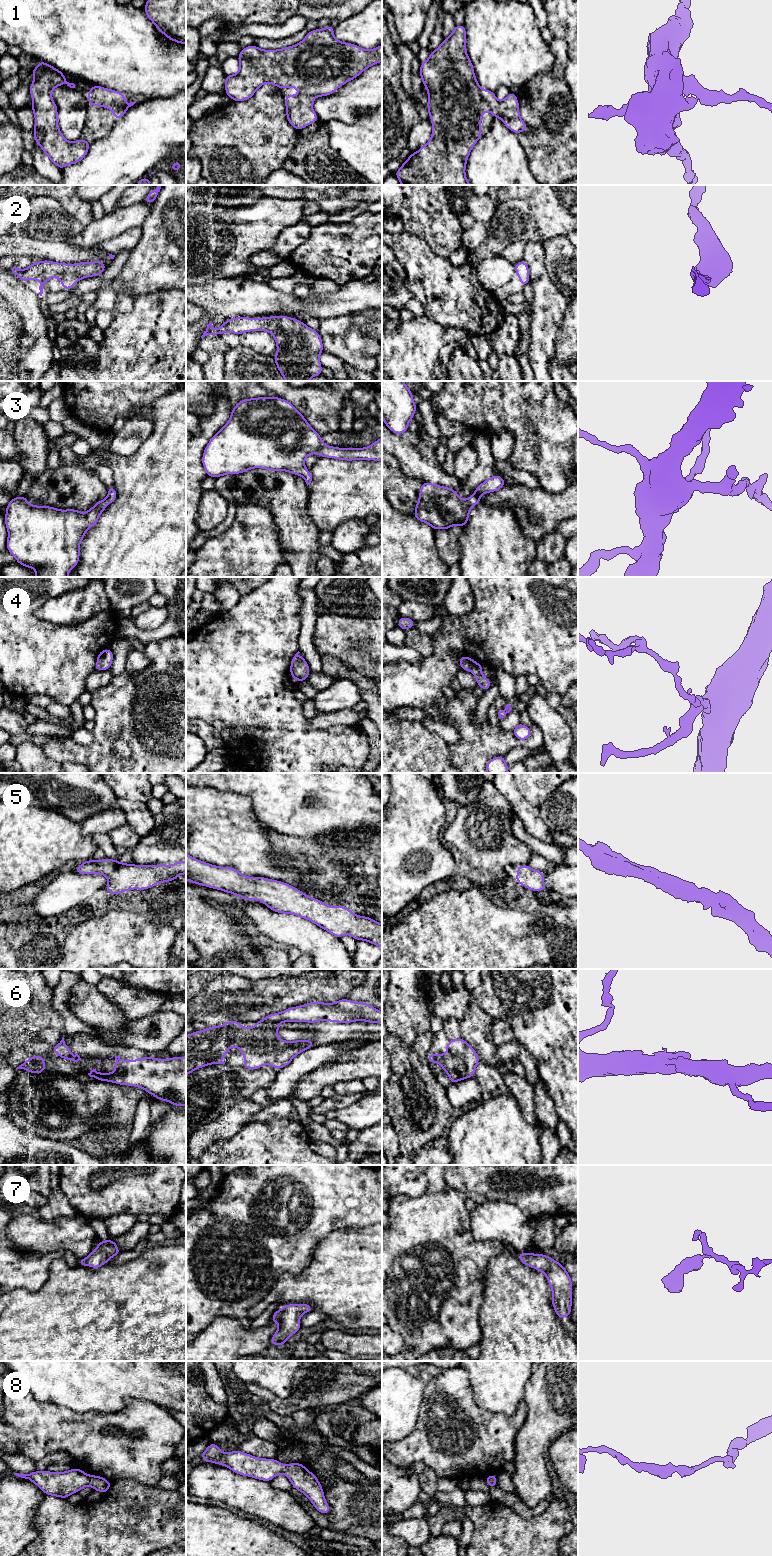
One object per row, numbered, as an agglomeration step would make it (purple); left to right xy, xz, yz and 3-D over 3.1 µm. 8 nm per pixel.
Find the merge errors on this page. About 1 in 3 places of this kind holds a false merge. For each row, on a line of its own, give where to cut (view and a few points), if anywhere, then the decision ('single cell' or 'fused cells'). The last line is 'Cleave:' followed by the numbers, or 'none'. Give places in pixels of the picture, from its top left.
1: no cut | single cell
2: no cut | single cell
3: no cut | single cell
4: no cut | single cell
5: no cut | single cell
6: no cut | single cell
7: no cut | single cell
8: no cut | single cell
Cleave: none

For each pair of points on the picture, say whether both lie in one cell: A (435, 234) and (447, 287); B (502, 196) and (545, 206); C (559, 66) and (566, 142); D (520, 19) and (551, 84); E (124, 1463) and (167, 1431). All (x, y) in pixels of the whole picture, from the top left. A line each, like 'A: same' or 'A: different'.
A: different
B: same
C: same
D: different
E: same

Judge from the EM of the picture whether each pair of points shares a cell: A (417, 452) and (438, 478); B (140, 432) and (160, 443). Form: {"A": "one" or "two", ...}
{"A": "one", "B": "two"}

